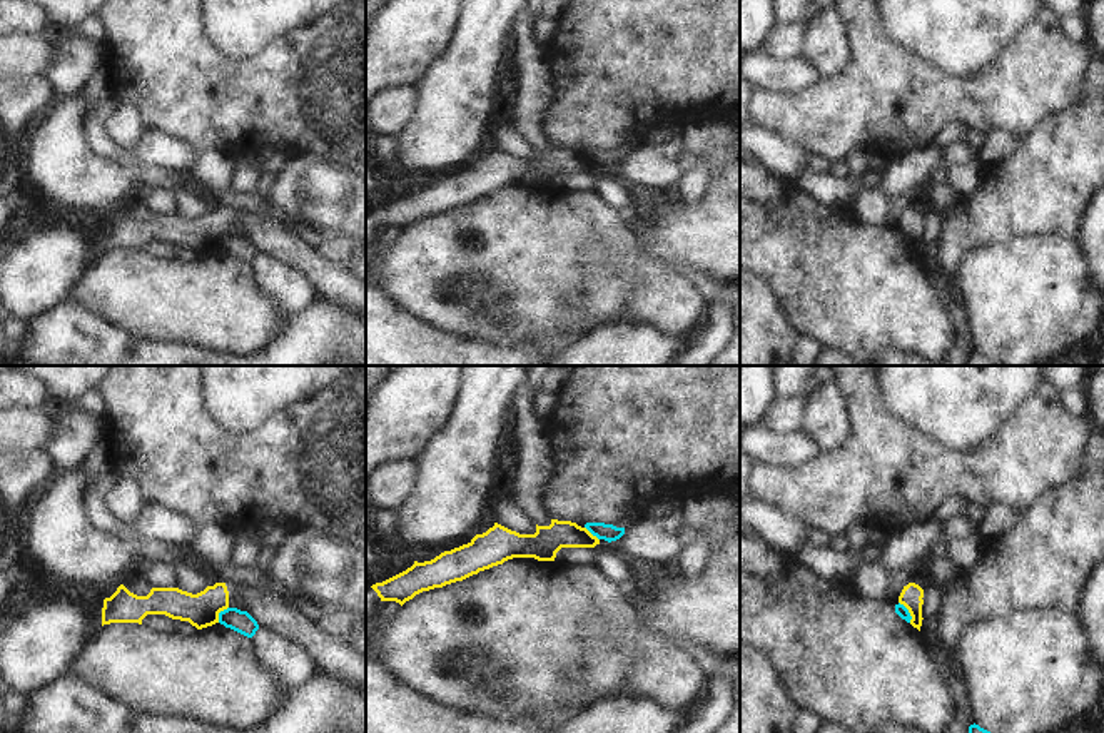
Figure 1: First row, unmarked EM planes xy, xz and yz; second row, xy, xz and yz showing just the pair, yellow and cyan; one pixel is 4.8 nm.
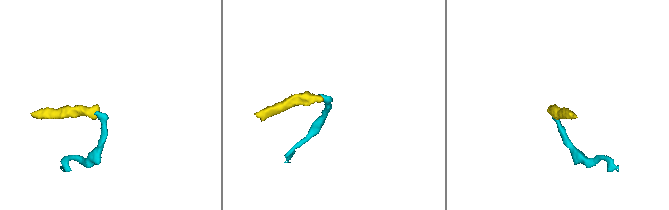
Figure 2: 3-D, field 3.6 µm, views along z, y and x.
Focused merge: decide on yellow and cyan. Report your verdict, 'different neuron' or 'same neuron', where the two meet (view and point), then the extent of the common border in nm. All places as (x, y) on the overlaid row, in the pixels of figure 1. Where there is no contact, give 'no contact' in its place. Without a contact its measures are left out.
different neuron; contact yz (909, 611); length 120 nm

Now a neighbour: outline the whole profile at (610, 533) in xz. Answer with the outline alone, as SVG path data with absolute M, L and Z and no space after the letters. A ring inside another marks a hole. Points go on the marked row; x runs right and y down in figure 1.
M583 519L576 521L576 524L586 528L593 536L608 543L616 541L625 534L625 528L616 528L613 524L585 523Z

